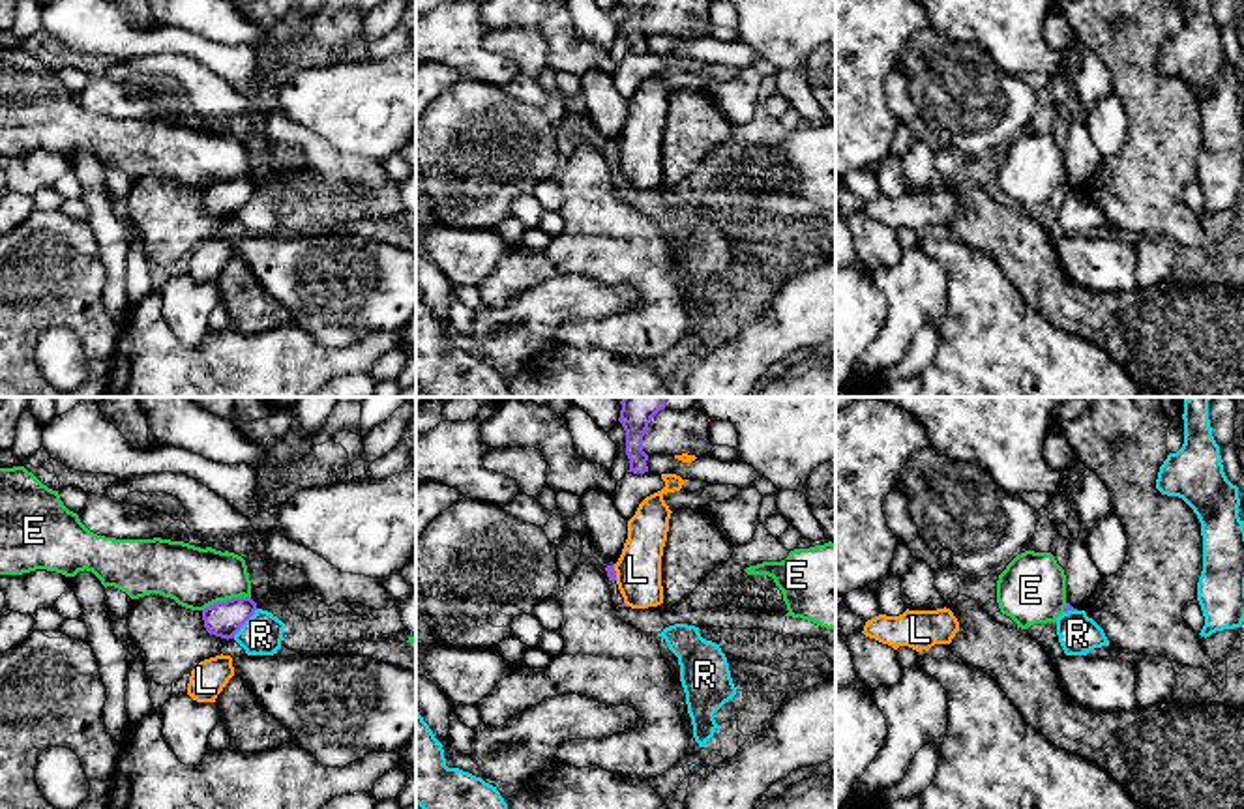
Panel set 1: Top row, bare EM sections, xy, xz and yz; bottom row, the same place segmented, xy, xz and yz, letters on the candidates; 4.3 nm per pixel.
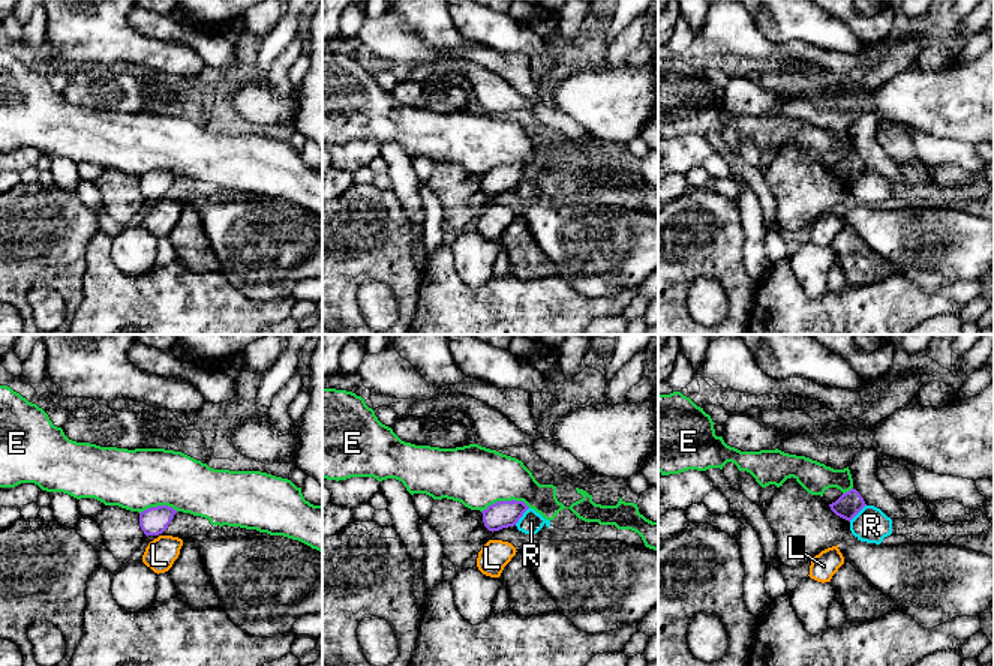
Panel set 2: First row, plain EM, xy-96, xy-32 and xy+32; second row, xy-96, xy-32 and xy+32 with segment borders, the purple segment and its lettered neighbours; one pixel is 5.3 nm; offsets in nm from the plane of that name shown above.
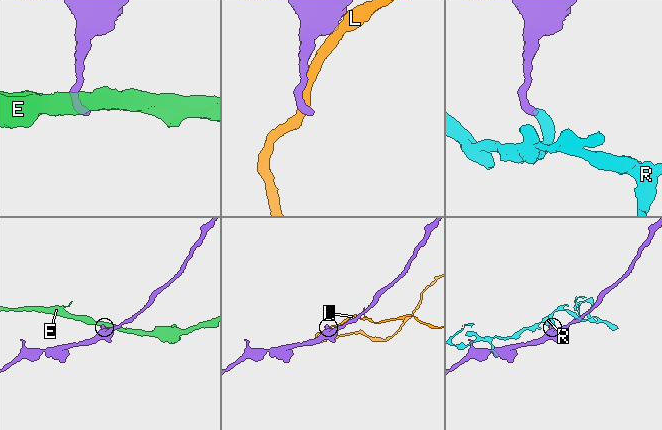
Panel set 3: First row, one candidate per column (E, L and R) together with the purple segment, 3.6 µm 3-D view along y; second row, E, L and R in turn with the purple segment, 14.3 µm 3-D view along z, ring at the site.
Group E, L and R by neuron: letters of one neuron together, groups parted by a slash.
E / L / R

